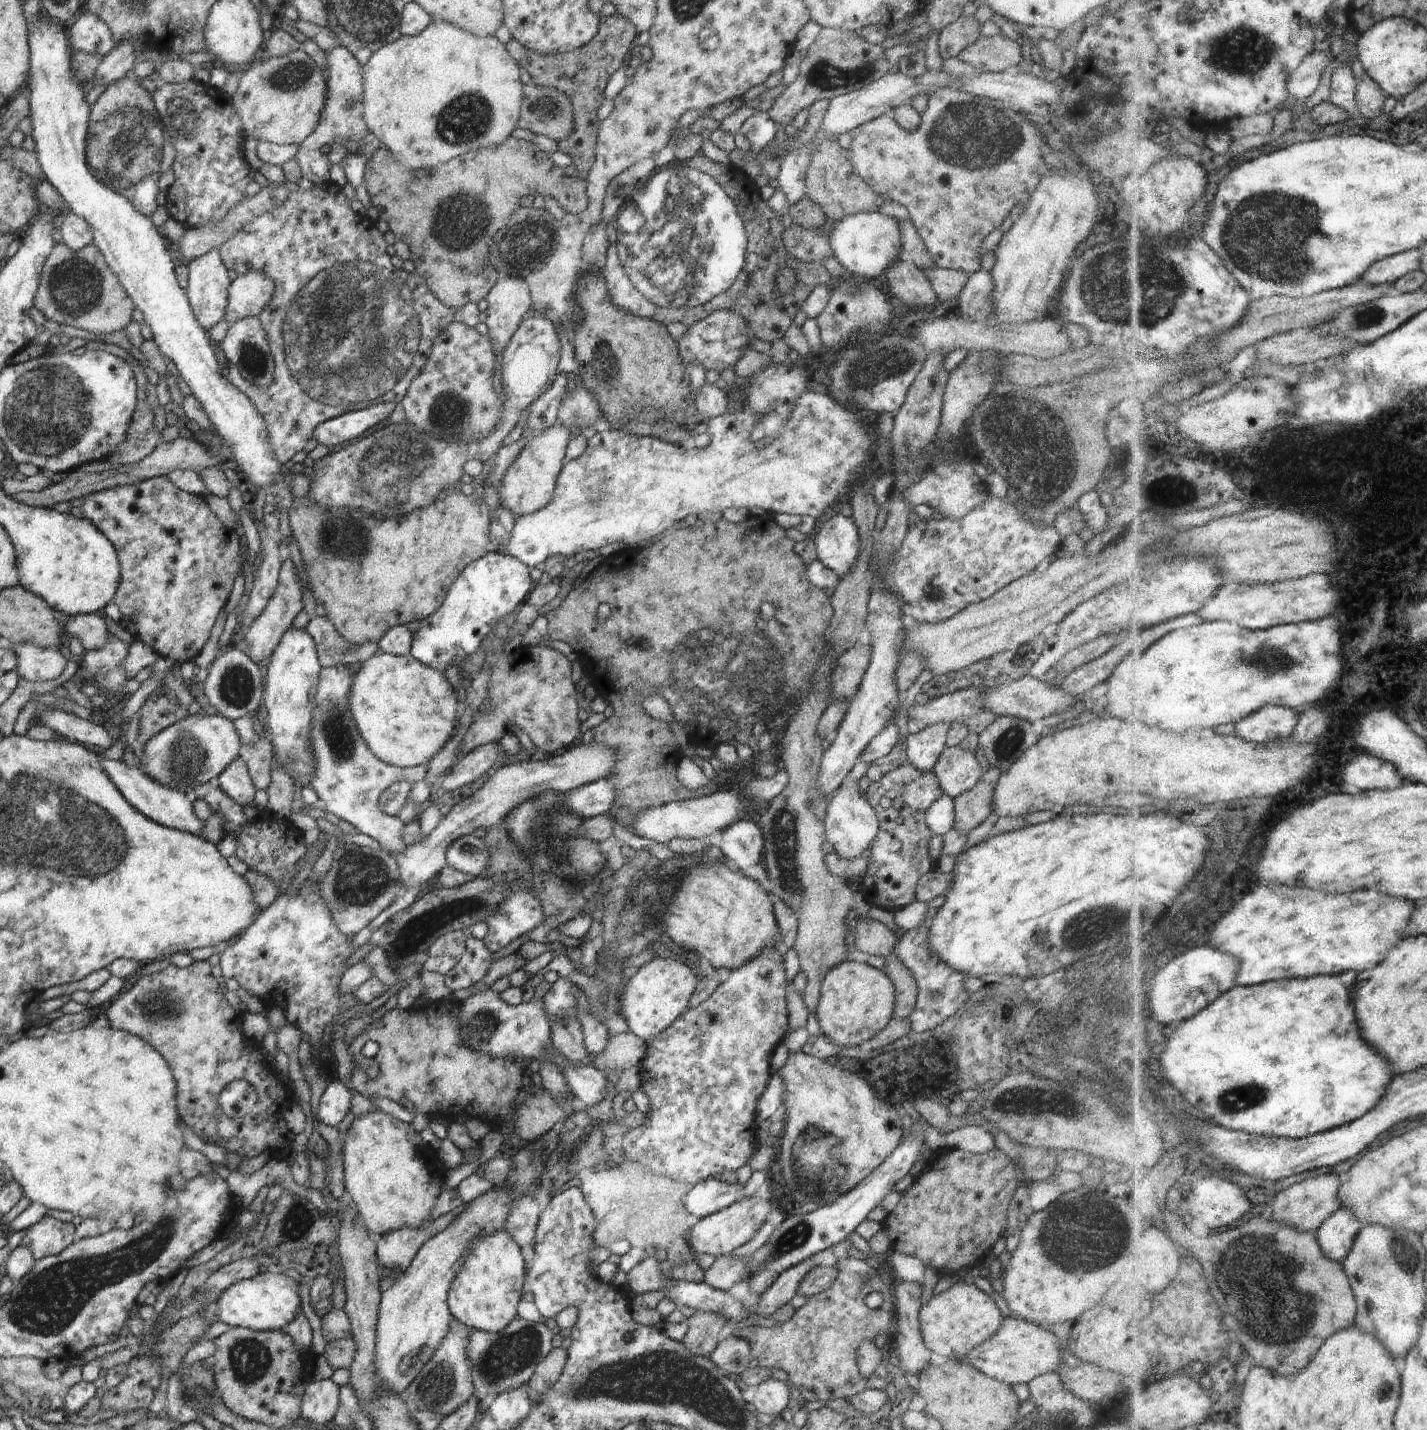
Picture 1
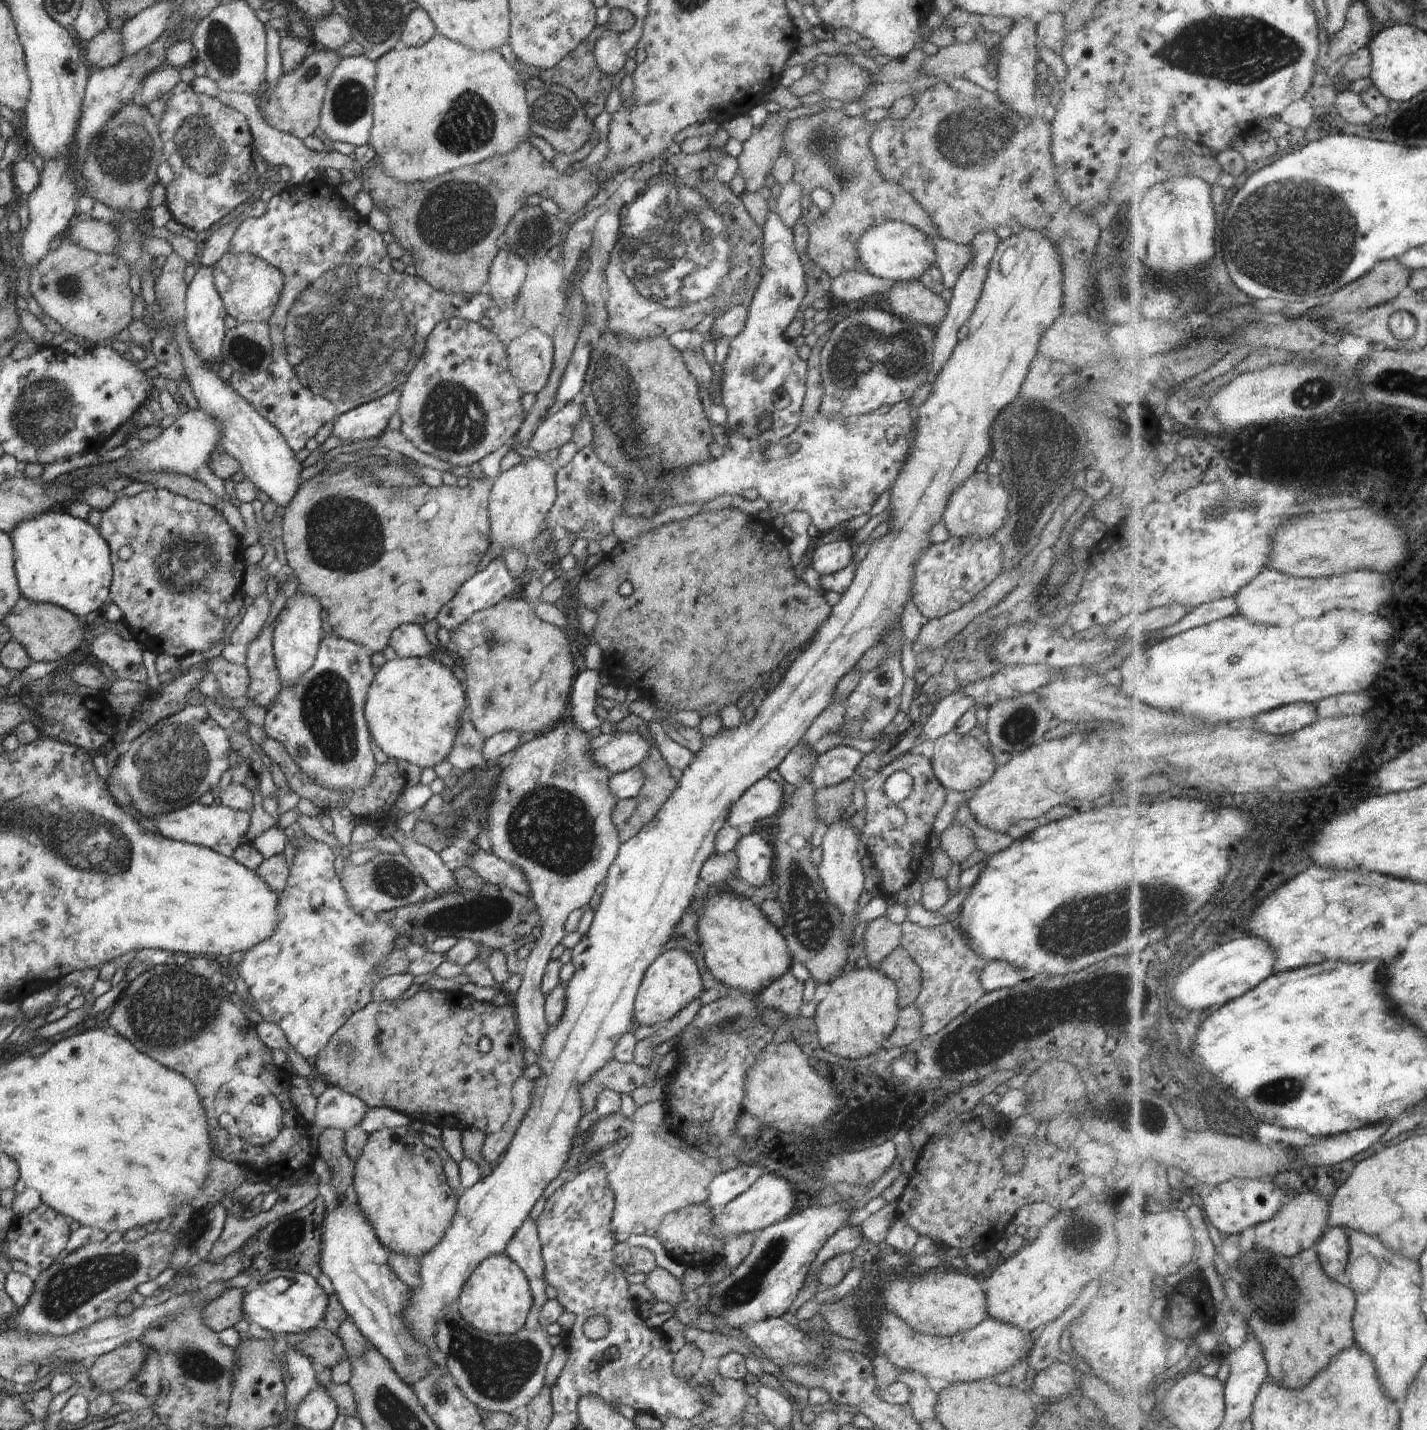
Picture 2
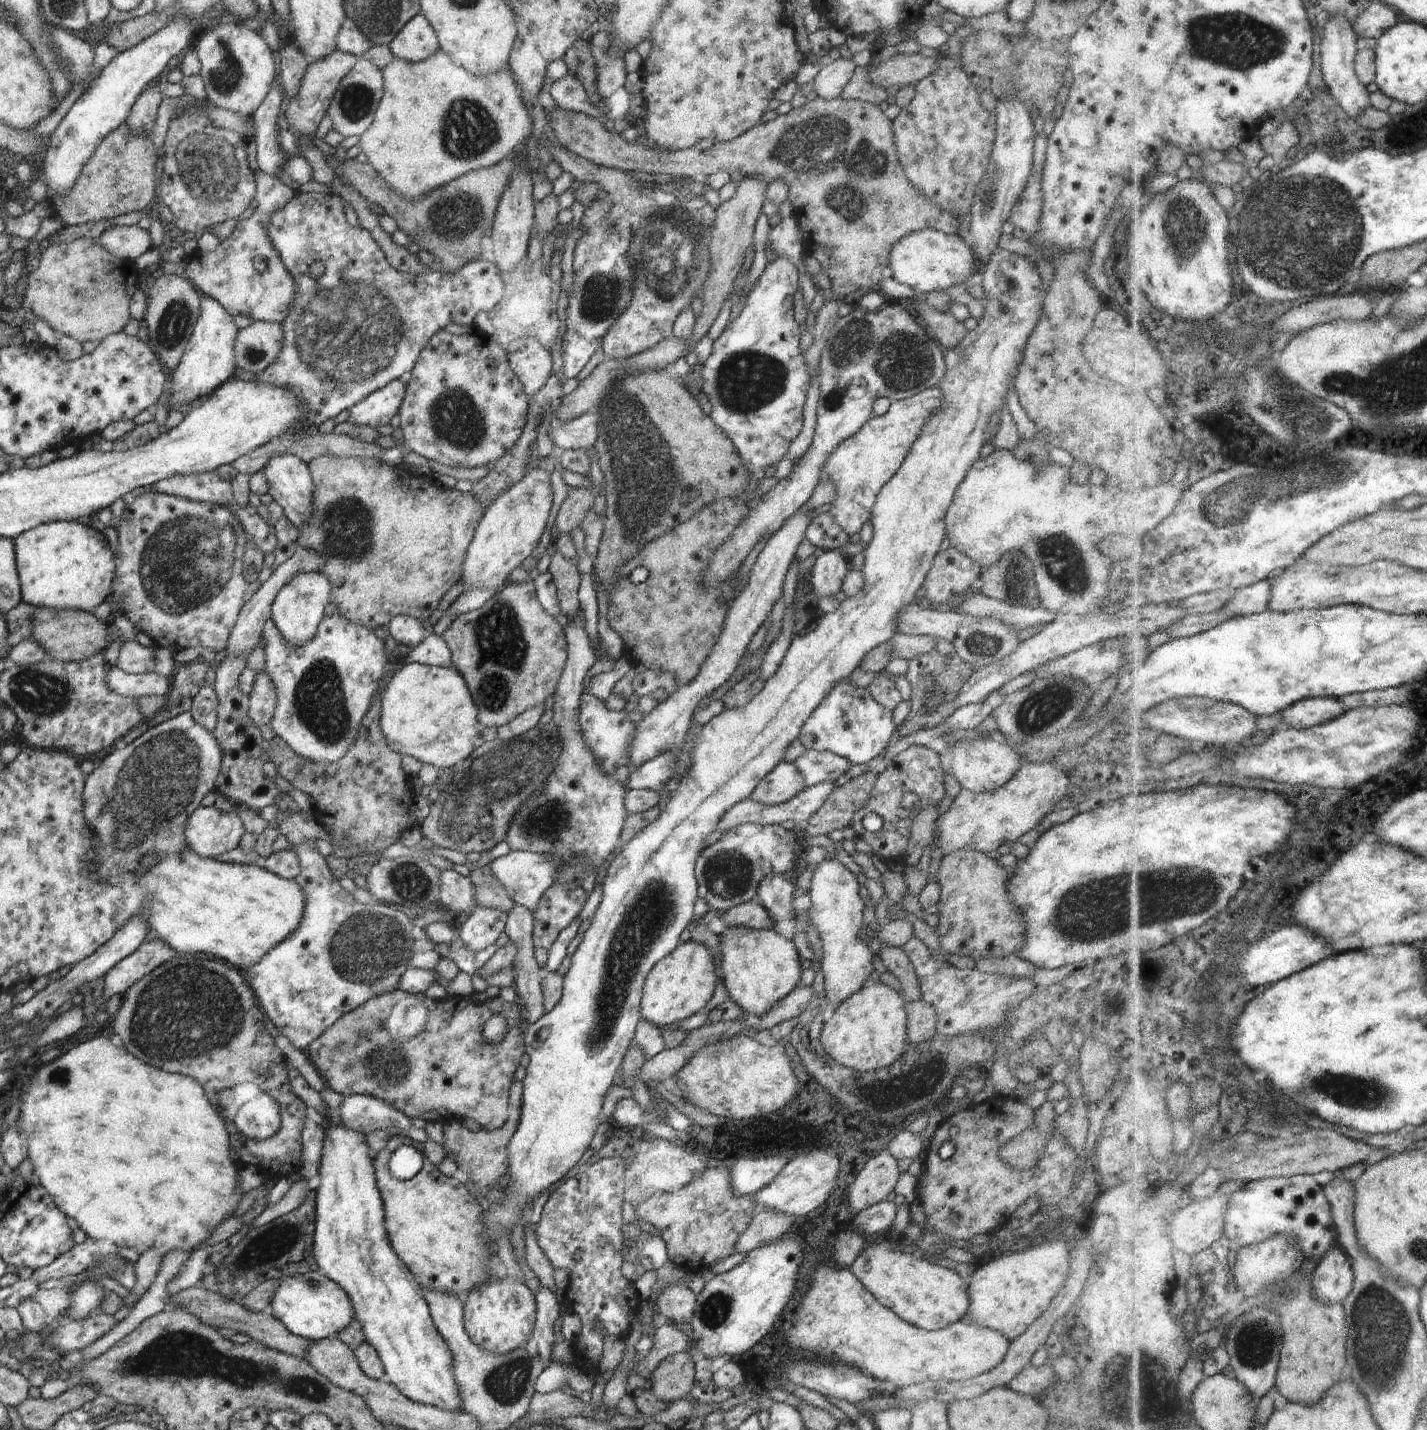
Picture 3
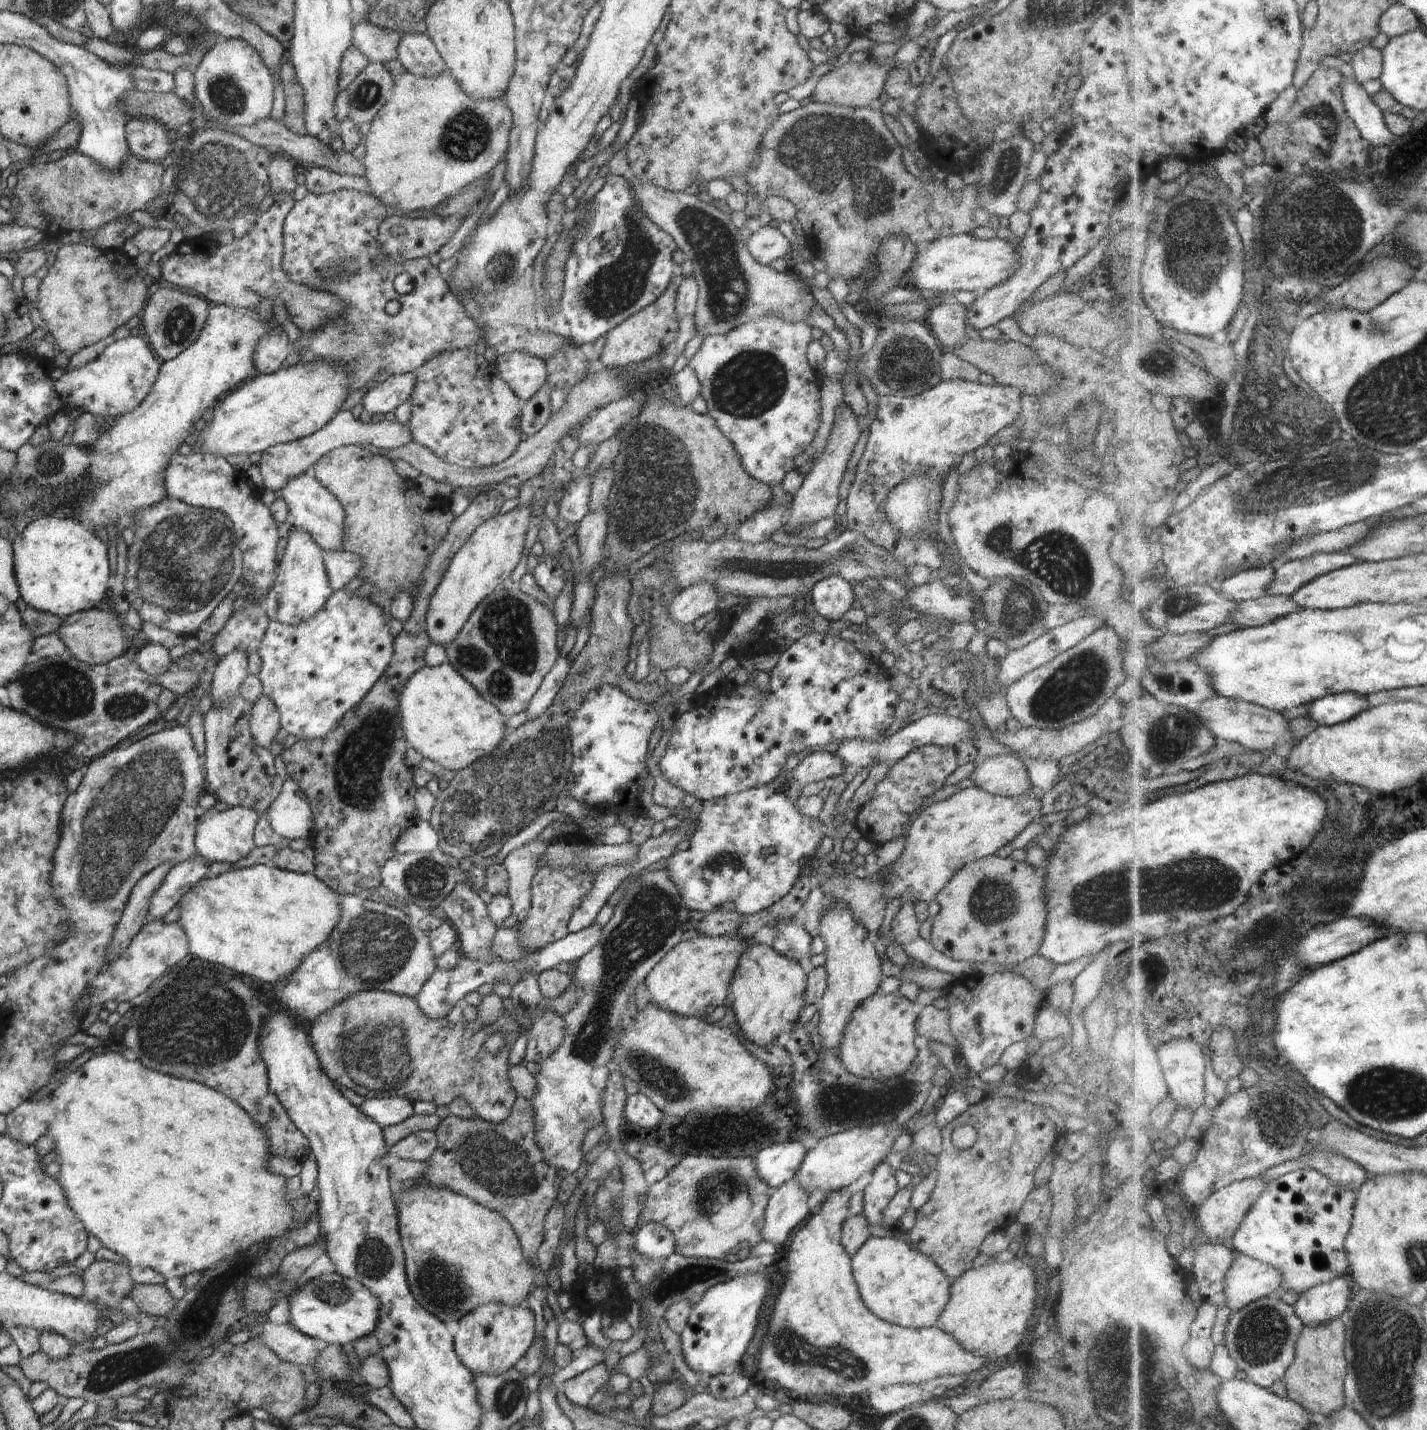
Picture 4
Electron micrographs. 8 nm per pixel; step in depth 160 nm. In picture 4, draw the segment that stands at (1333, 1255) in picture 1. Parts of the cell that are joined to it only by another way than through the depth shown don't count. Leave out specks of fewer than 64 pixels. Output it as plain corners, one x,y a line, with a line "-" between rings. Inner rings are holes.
1340,1278
1304,1292
1294,1306
1305,1325
1324,1326
1345,1317
1353,1296
1348,1283
1348,1278

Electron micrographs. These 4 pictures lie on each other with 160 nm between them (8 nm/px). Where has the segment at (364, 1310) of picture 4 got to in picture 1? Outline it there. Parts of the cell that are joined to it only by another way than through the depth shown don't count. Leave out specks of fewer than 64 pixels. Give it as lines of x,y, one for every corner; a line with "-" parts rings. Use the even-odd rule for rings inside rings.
258,1273
249,1279
233,1284
214,1303
213,1322
221,1320
232,1327
246,1327
253,1331
275,1331
282,1329
295,1319
301,1310
299,1282
281,1273

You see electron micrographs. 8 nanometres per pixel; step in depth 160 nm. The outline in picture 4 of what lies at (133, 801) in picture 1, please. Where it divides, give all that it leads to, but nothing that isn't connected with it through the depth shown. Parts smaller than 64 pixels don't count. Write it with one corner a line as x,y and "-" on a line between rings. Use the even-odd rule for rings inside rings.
231,806
224,812
216,810
200,810
196,818
194,844
200,857
210,863
228,862
234,864
245,857
255,848
254,828
258,824
261,814
245,806

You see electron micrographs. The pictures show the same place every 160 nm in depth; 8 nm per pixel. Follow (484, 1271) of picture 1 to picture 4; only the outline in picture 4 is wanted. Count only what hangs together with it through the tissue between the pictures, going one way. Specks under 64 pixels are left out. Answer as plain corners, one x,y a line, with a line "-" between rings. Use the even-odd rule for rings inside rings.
490,1302
474,1308
460,1318
458,1332
454,1334
454,1347
460,1362
474,1374
500,1376
513,1368
535,1340
536,1317
525,1304
511,1306

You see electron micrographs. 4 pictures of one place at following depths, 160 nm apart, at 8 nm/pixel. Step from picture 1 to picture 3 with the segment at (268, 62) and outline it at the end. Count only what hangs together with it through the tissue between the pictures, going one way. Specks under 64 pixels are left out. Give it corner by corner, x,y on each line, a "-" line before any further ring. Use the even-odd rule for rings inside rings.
338,50
330,52
328,56
324,56
322,60
316,60
308,63
304,78
300,82
300,88
296,92
296,96
292,96
285,108
285,115
292,131
302,136
314,135
319,127
320,122
327,114
332,96
338,88
340,80
352,70
352,66
356,64
359,58
349,53

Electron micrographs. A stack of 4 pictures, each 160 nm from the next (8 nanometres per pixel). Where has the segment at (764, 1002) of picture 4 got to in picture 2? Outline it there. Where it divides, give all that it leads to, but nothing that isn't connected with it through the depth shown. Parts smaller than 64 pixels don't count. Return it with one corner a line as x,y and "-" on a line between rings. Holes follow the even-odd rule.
731,890
716,893
698,908
700,948
712,976
724,986
754,995
780,978
793,964
785,936
762,914
759,906

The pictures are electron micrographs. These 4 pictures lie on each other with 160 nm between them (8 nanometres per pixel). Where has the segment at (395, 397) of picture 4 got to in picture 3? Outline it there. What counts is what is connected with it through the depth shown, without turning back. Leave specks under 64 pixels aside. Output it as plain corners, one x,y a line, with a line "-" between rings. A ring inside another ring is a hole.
394,380
385,388
370,394
365,400
350,408
349,420
352,424
359,426
378,426
390,425
390,421
398,411
406,394
406,383
402,380

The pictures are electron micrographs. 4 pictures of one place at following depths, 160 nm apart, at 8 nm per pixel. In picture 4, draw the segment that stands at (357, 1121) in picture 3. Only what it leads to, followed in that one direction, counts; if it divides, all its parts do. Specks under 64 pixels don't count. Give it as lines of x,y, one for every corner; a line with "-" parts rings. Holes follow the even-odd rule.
398,1096
394,1098
366,1097
366,1100
358,1106
358,1110
362,1110
366,1116
372,1118
382,1130
400,1124
415,1114
410,1100
398,1098

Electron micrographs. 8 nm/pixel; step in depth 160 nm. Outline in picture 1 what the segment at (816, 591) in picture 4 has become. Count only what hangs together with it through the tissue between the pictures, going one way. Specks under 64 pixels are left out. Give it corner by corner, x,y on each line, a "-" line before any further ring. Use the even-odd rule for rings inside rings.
839,512
824,522
814,538
814,544
817,559
840,579
855,567
860,548
859,532
855,522
842,513

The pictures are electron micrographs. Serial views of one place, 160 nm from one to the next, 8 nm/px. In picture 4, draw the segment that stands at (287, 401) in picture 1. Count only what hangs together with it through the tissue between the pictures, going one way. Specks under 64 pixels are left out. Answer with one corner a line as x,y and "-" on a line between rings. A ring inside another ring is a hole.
342,189
334,193
327,193
324,195
316,195
308,192
302,200
295,202
294,208
290,210
290,213
286,216
283,223
283,262
282,268
284,272
288,274
288,278
292,282
298,282
298,284
304,284
310,289
315,289
316,291
324,291
336,296
342,300
344,304
344,310
352,316
353,321
350,319
343,319
341,323
337,323
334,320
329,322
324,322
320,328
314,328
314,330
304,330
302,335
296,339
294,342
294,350
292,352
298,353
300,356
300,362
308,364
308,362
328,362
332,364
332,368
344,368
346,372
350,370
352,372
352,378
350,378
350,384
348,384
348,395
353,395
349,397
350,402
355,400
354,396
356,393
352,392
362,392
363,389
370,381
374,380
374,387
378,386
381,382
376,380
382,372
391,377
394,375
406,374
406,373
417,373
421,365
432,358
434,354
442,352
442,350
452,350
452,348
471,348
475,345
477,338
484,336
482,328
474,322
463,307
463,304
452,294
448,284
446,284
444,277
439,272
438,268
434,267
426,257
406,260
406,262
400,262
400,260
392,260
392,256
386,256
384,250
378,244
378,234
380,224
387,218
390,214
388,208
386,208
382,203
378,202
376,198
372,198
370,194
364,194
364,192
357,192
353,189
-
408,273
412,282
414,283
414,289
410,294
402,295
398,294
394,289
394,279
400,274

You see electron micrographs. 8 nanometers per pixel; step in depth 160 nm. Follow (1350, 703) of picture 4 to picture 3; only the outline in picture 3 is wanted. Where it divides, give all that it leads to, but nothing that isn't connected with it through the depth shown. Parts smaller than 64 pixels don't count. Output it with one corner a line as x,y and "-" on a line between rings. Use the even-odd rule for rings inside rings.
1338,698
1305,699
1284,712
1284,721
1293,729
1318,727
1340,719
1346,712

